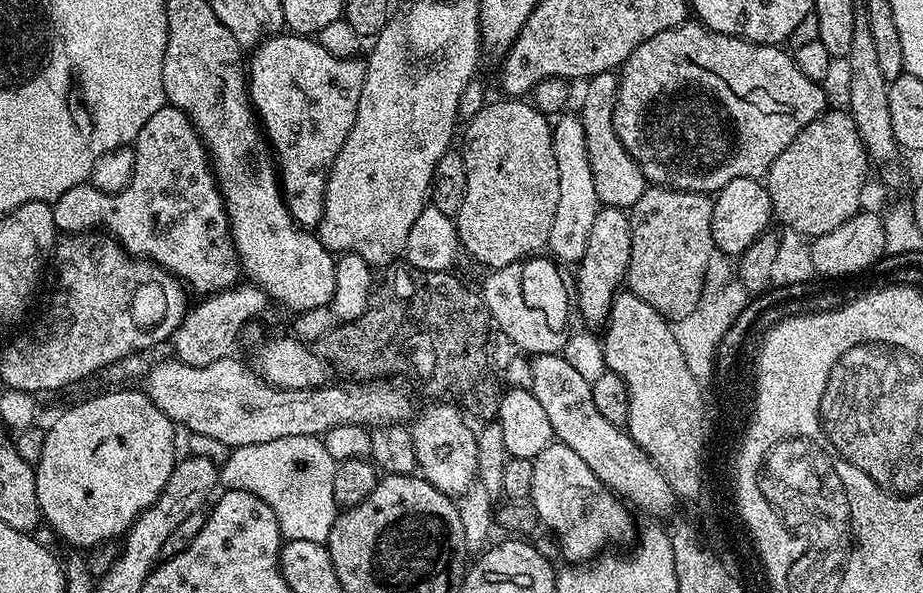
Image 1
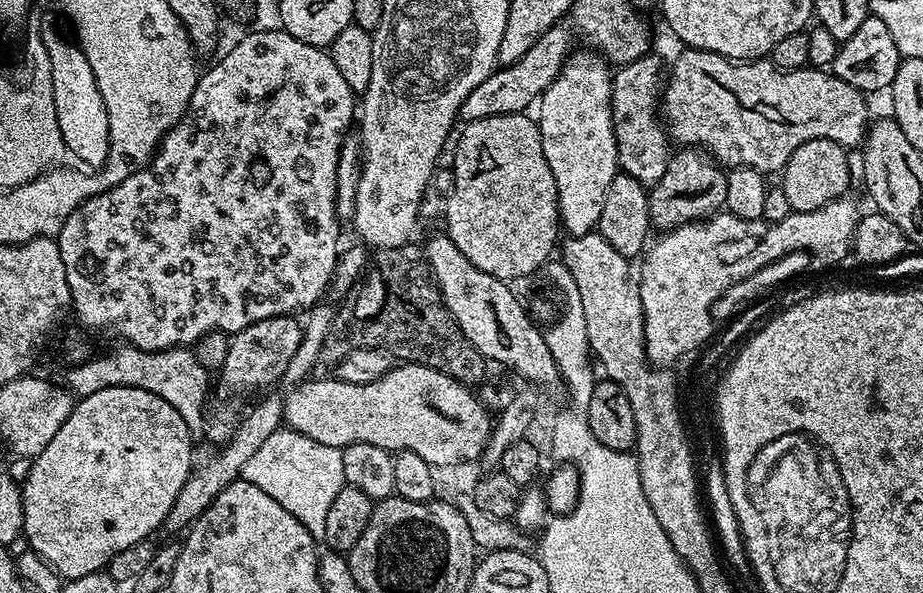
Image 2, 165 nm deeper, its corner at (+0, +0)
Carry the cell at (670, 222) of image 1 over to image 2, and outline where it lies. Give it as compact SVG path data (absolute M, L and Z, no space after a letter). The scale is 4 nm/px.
M684 146L673 151L668 158L666 174L658 178L648 193L648 219L651 227L667 230L716 215L724 208L727 181L728 172L699 147Z

